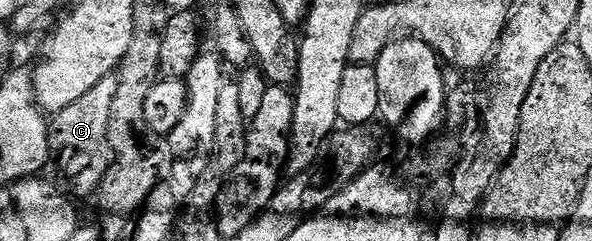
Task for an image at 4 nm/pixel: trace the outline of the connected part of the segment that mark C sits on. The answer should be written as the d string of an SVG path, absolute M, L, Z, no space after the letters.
M116 75L102 77L86 97L74 101L67 109L55 112L50 123L48 149L53 160L60 162L60 171L64 179L80 195L91 196L99 187L112 157L110 141L110 108L118 94Z

